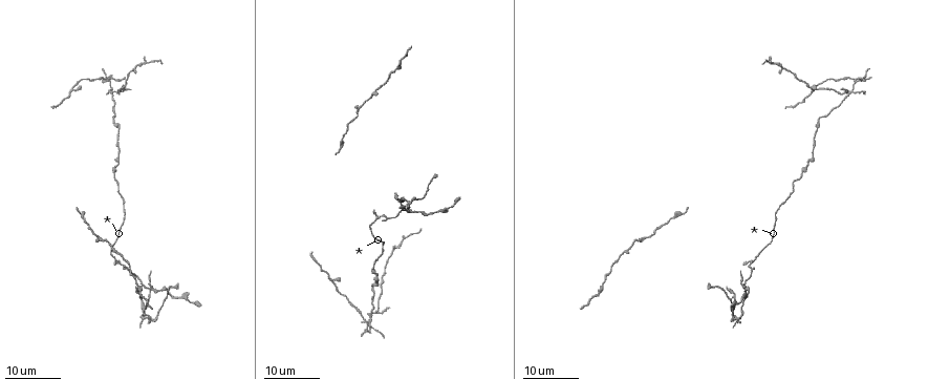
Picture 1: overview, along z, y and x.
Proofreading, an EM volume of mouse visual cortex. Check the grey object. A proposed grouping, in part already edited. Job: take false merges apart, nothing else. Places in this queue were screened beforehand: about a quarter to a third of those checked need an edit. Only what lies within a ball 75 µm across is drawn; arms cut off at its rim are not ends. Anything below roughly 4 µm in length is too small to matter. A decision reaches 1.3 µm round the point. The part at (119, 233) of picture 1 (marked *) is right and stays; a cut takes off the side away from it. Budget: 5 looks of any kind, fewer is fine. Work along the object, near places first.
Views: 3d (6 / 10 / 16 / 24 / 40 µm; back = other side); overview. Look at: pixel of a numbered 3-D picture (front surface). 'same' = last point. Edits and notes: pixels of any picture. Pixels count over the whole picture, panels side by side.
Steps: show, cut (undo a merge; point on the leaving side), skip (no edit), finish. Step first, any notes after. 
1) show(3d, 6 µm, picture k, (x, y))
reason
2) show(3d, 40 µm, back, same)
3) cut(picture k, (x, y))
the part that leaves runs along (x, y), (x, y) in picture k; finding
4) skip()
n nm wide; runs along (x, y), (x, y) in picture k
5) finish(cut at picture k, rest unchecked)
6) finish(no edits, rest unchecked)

show(3d, 16 µm, picture 1, (148, 290))
four or more arms meet

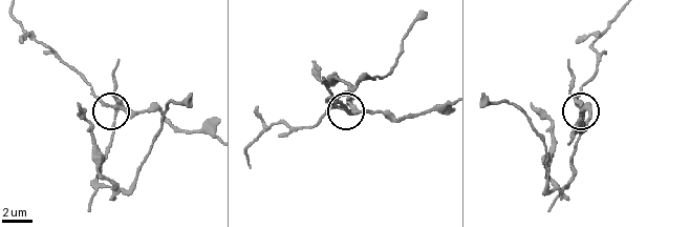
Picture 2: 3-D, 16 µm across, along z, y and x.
show(3d, 6 µm, picture 2, (116, 112))

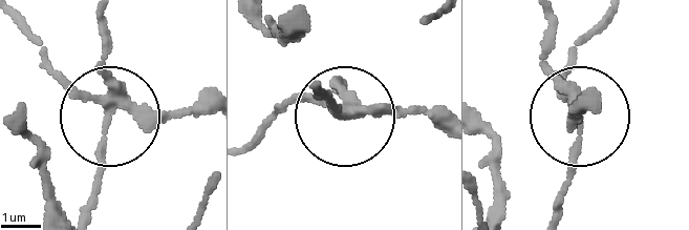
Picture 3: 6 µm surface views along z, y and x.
cut(picture 3, (109, 42))
4 arms; two neurons meet here

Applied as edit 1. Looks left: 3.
show(overview)

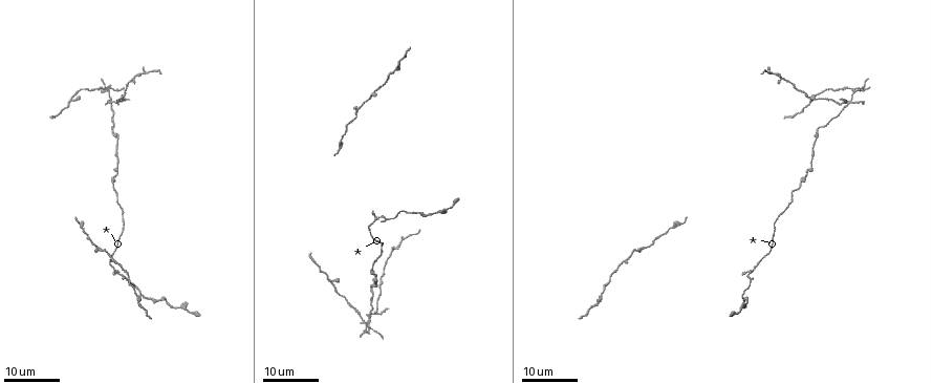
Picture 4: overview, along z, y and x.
show(3d, 16 µm, picture 4, (743, 276))
thick turns thin

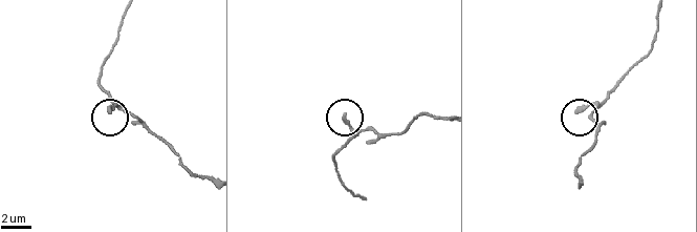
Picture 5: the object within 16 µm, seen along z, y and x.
show(3d, 10 µm, picture 5, (107, 111))

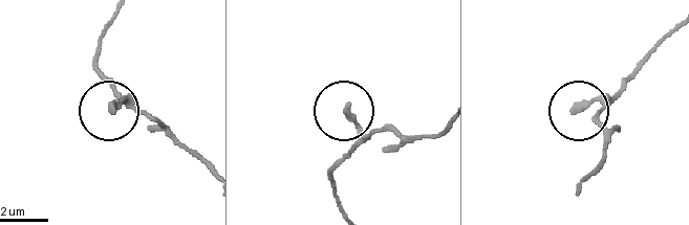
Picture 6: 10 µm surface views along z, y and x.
skip()
runs along (343, 209), (332, 192), (332, 174), (357, 137), (347, 110) in picture 6; one neuron here

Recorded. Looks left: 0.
finish(cut at picture 3, rest unchecked)

